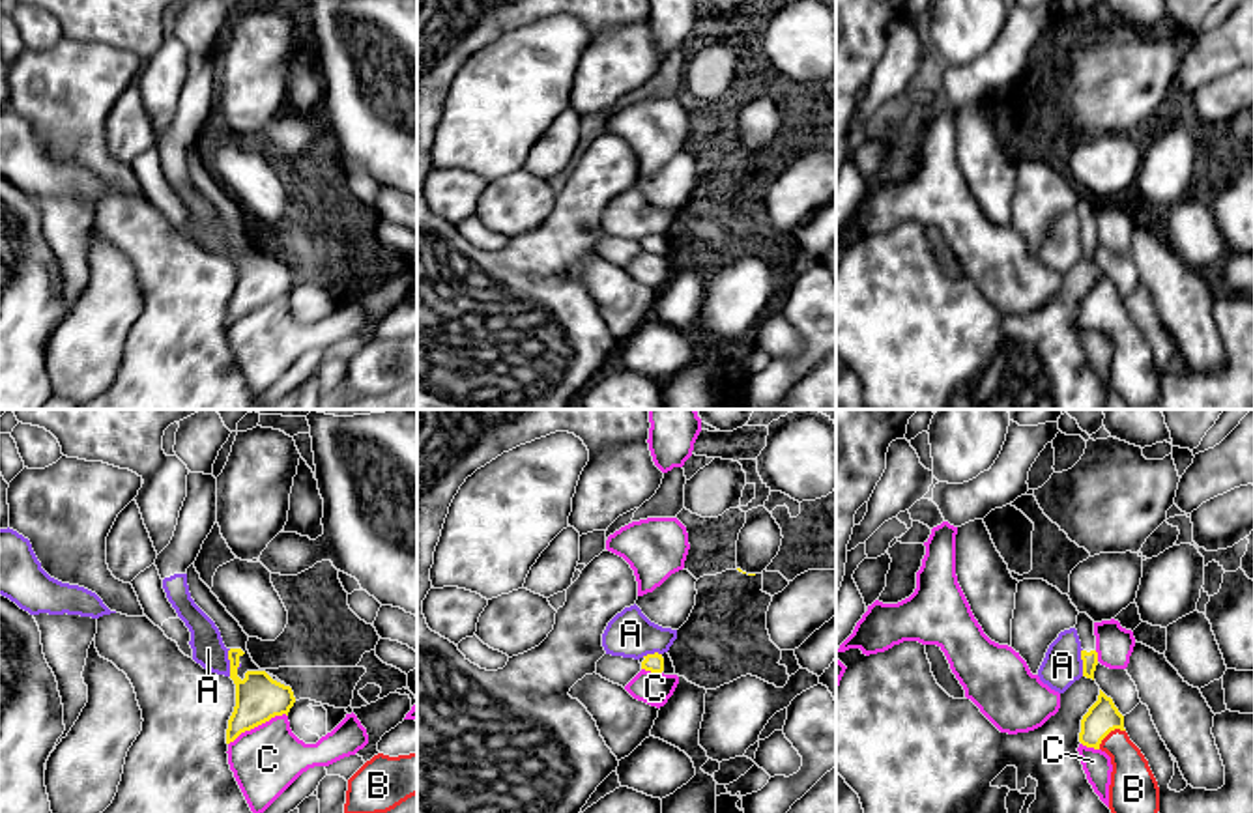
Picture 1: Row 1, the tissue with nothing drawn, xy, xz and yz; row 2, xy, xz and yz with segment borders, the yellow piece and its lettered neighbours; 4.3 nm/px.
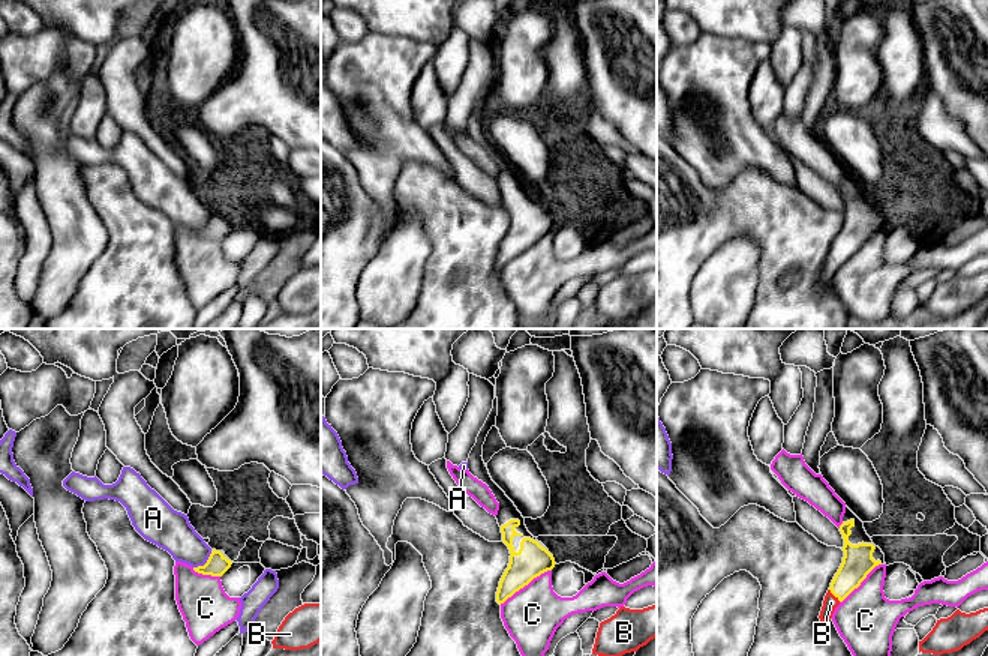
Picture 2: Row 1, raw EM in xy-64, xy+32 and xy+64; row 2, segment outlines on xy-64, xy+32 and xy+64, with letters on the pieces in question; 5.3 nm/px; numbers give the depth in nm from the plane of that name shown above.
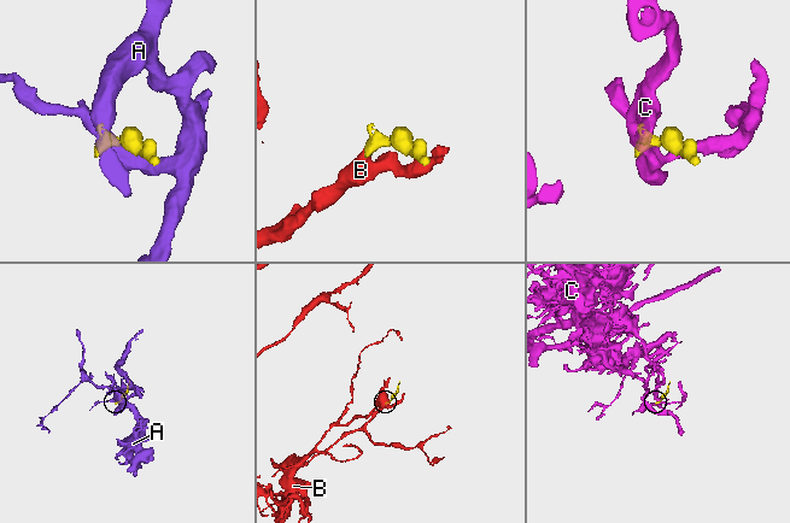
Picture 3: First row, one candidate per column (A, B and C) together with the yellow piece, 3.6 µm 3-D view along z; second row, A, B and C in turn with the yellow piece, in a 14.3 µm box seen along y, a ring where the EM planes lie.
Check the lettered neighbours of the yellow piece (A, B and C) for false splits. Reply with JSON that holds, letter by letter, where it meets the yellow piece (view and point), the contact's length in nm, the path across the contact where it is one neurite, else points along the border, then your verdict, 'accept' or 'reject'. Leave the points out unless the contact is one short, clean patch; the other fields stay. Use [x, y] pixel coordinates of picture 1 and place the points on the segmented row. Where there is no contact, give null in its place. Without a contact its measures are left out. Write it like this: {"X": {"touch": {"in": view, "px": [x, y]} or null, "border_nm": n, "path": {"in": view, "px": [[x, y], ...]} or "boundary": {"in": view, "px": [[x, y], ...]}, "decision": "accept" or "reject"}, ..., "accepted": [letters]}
{"A": {"touch": {"in": "xy", "px": [230, 662]}, "border_nm": 120, "decision": "reject"}, "B": {"touch": {"in": "yz", "px": [1109, 731]}, "border_nm": 150, "path": {"in": "yz", "px": [[1102, 718], [1109, 731], [1128, 761], [1132, 782]]}, "decision": "accept"}, "C": {"touch": {"in": "xy", "px": [257, 726]}, "border_nm": 280, "decision": "reject"}, "accepted": ["B"]}

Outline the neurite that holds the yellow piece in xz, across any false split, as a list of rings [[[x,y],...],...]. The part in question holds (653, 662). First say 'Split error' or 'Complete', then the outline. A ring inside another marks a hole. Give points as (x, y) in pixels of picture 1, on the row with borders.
Split error. [[[668,652],[647,654],[640,658],[640,663],[641,663],[641,669],[651,671],[651,673],[675,675],[675,667]]]

